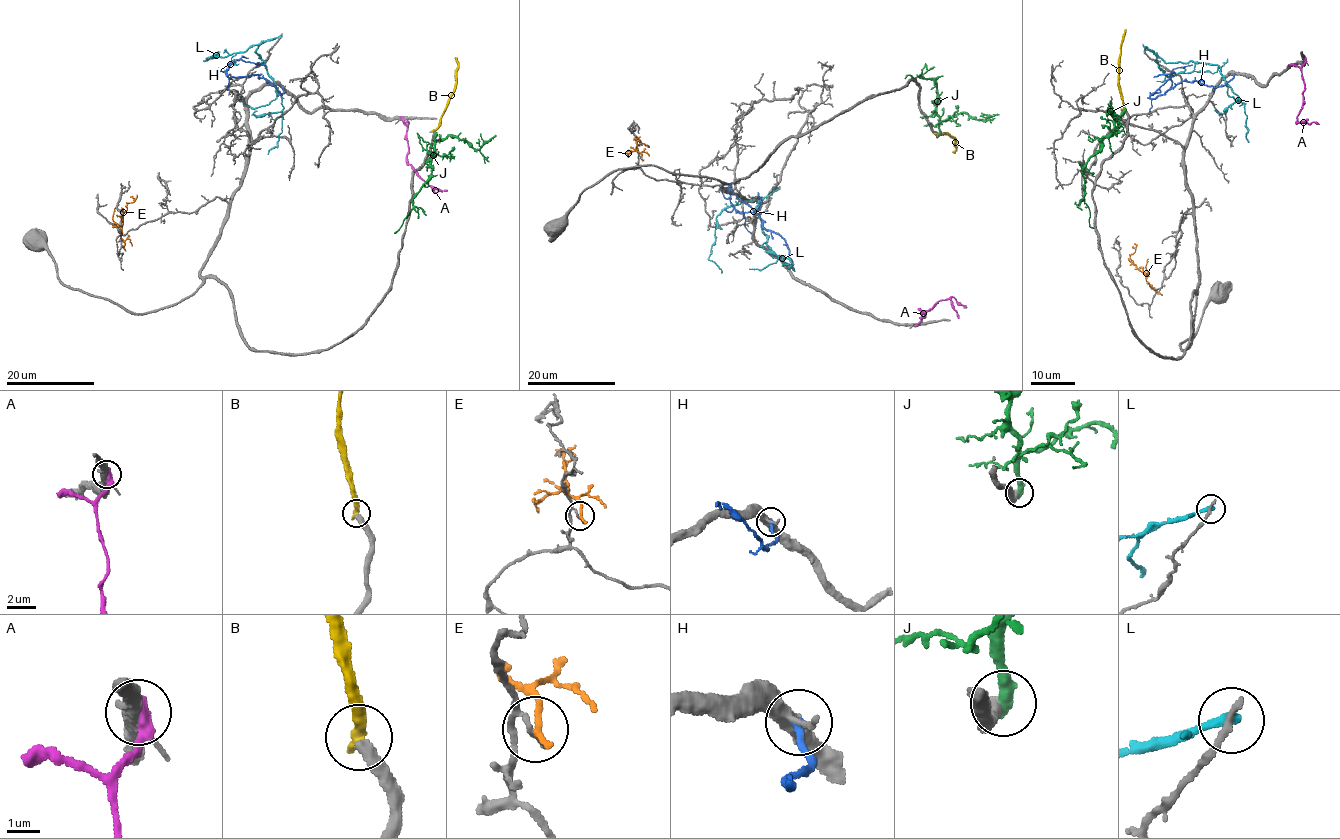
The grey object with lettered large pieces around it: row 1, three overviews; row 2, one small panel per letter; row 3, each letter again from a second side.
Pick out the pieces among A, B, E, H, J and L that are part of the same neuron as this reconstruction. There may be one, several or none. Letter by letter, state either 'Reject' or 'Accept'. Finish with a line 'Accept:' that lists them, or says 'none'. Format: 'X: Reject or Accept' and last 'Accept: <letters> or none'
A: Reject
B: Reject
E: Reject
H: Reject
J: Reject
L: Reject
Accept: none

